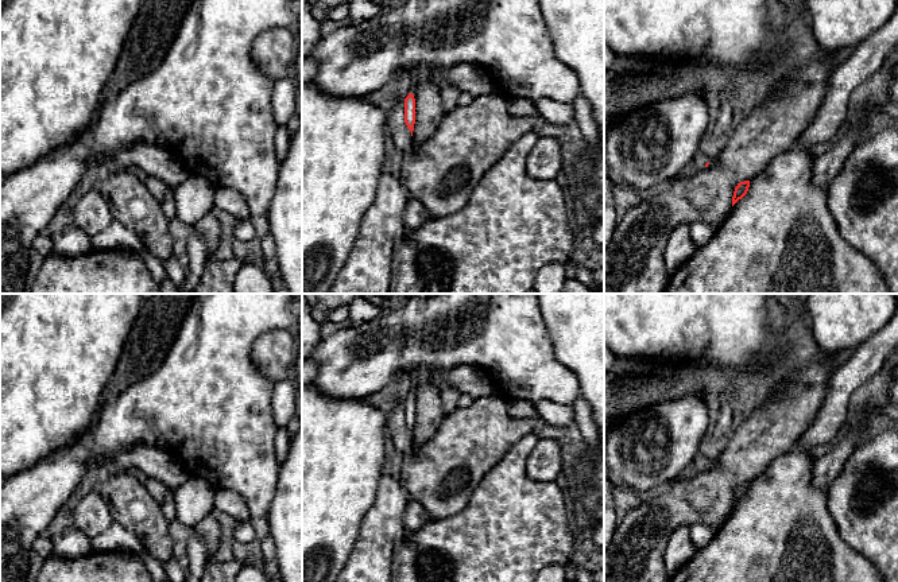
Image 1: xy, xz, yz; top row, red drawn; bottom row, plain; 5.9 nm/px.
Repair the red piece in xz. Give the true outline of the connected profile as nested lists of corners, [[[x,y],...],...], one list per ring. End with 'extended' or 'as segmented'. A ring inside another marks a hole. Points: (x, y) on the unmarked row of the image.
[[[409,395],[409,397],[405,400],[405,424],[407,430],[414,432],[414,426],[415,426],[415,400],[414,396]]] | as segmented

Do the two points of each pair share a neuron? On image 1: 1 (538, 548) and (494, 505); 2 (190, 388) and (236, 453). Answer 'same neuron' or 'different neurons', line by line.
1: same neuron
2: same neuron

